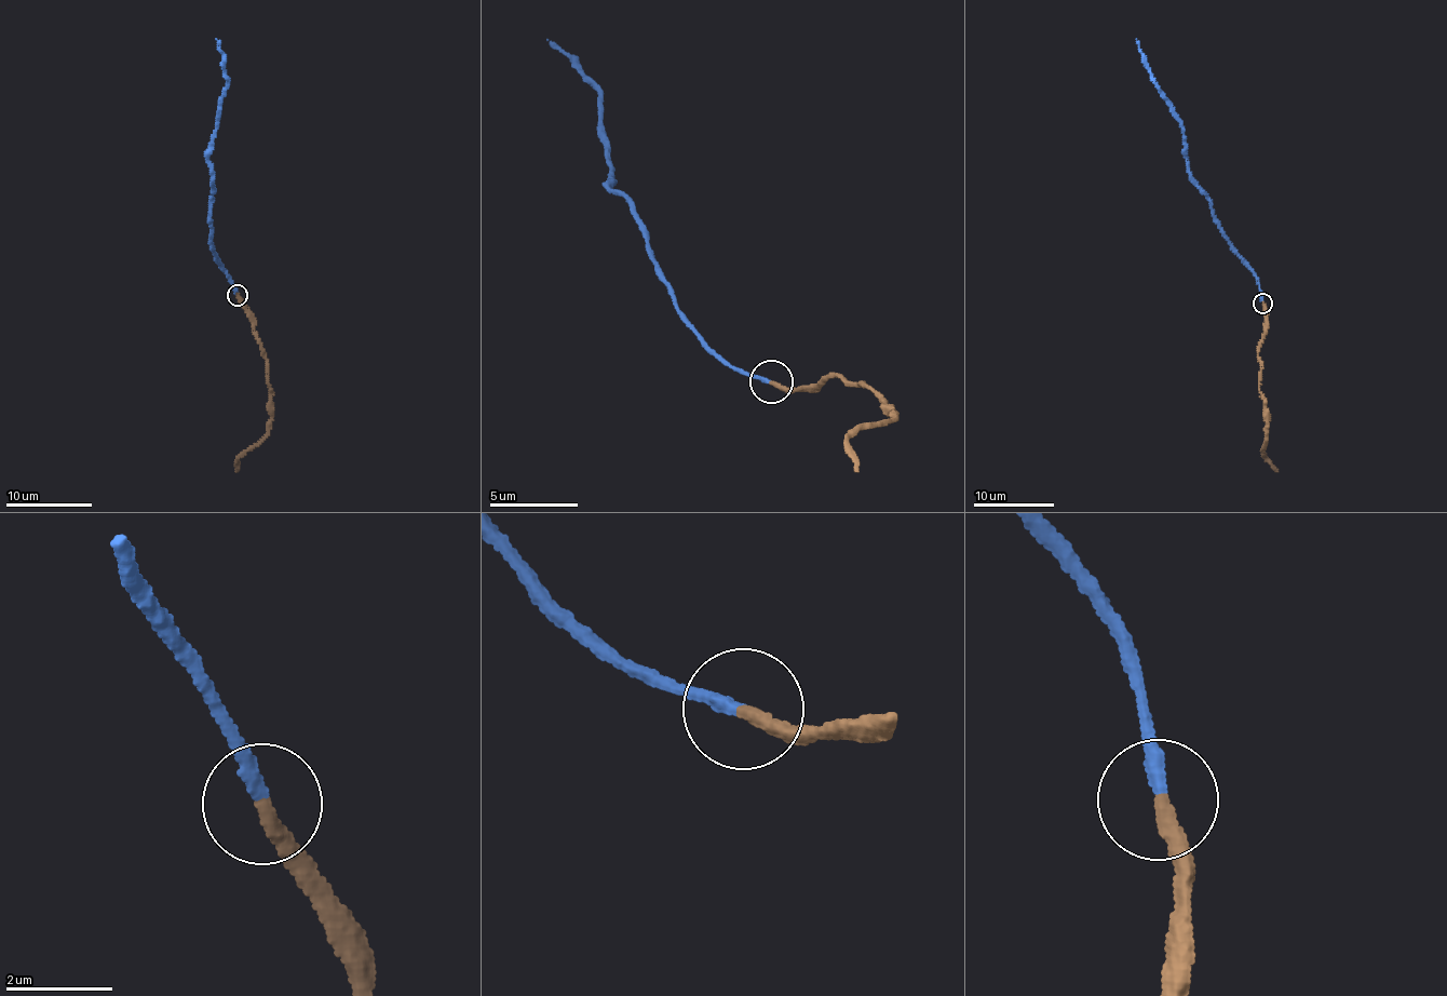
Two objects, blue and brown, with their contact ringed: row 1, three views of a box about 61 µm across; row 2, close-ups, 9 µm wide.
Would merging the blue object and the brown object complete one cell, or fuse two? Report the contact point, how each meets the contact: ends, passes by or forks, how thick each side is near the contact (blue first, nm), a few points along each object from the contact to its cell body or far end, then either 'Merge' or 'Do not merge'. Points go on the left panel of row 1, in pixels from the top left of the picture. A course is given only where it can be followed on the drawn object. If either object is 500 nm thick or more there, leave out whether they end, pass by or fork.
Place: (238, 295). At the ring blue ends. At the ring brown ends. Thickness 280 nm (blue) against 320 nm. Course of blue: (237, 293), (211, 243), (213, 177), (208, 160), (227, 76), (216, 39). Course of brown: (237, 295), (261, 345), (271, 392), (271, 428), (238, 458), (238, 471). Merge

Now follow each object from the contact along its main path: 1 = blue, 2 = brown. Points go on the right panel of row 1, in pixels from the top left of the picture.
1: (1262, 301), (1258, 278), (1232, 245), (1212, 200), (1193, 178), (1181, 121), (1136, 39)
2: (1262, 304), (1263, 336), (1258, 353), (1266, 434), (1261, 451), (1278, 471)

